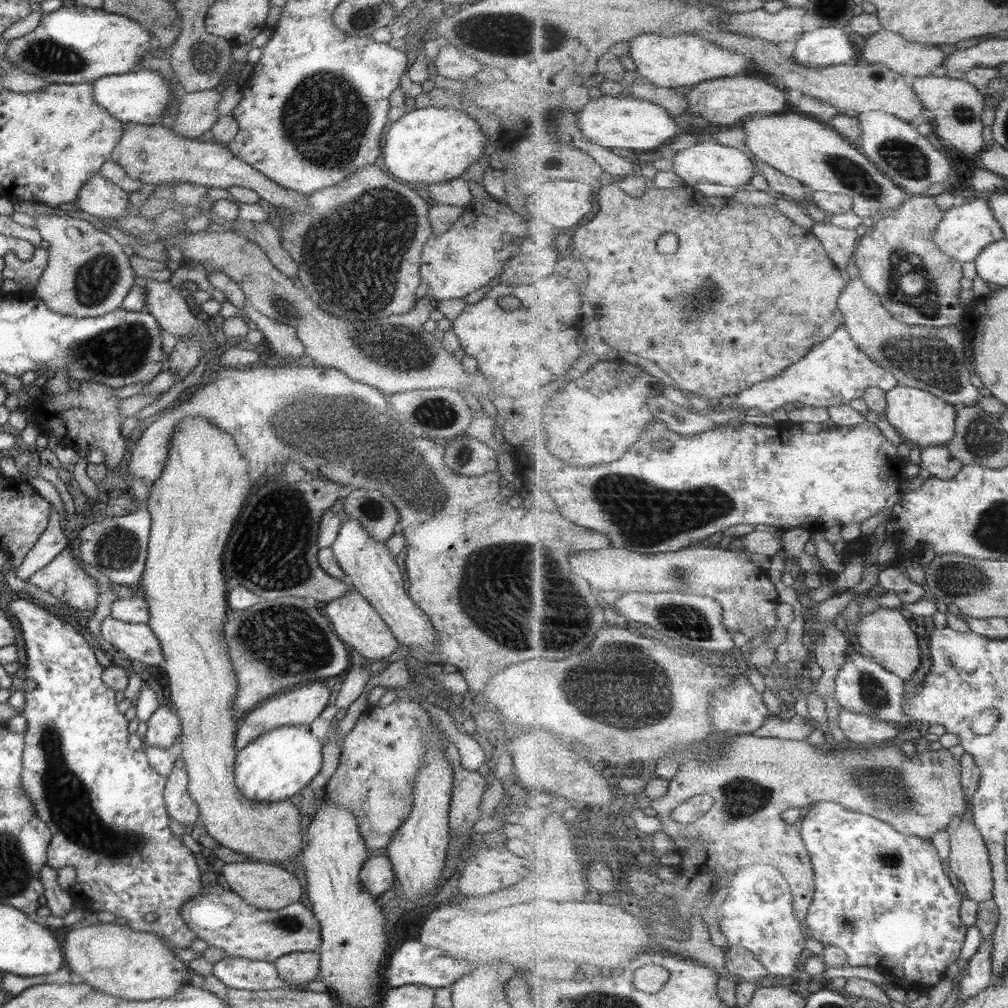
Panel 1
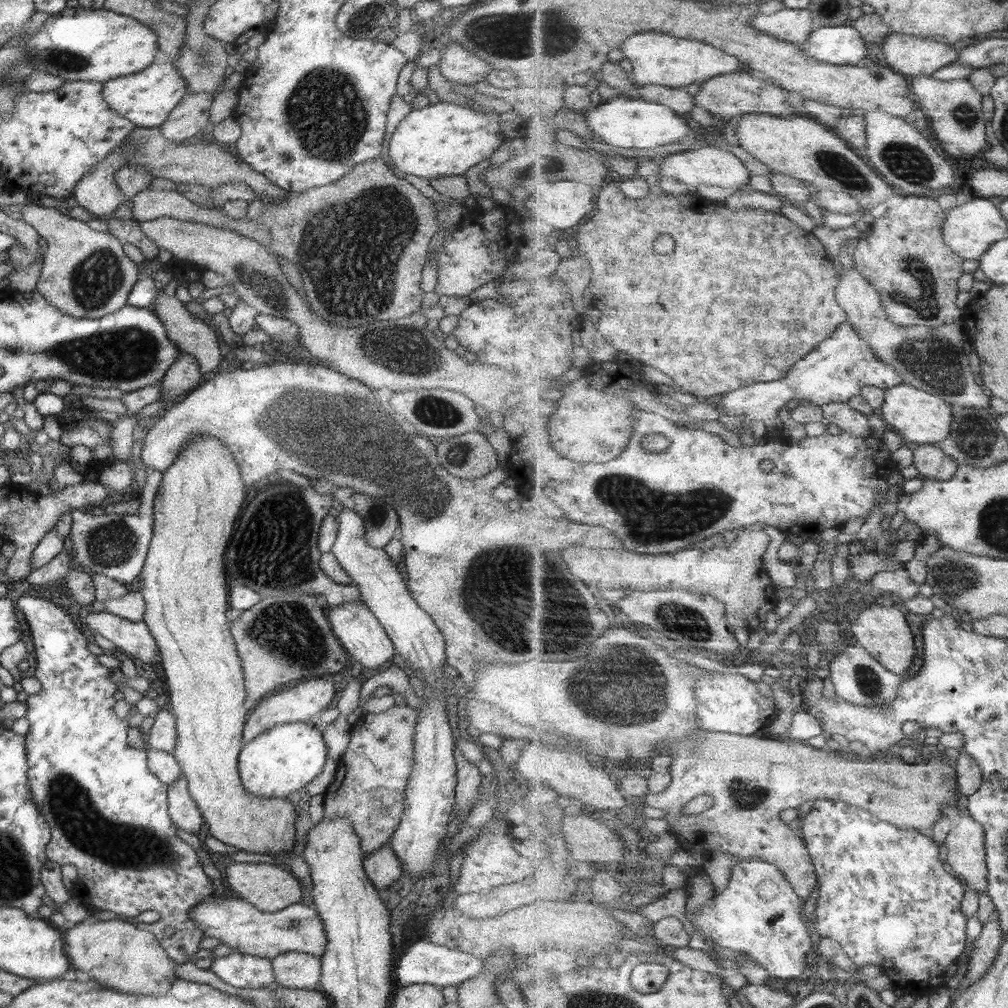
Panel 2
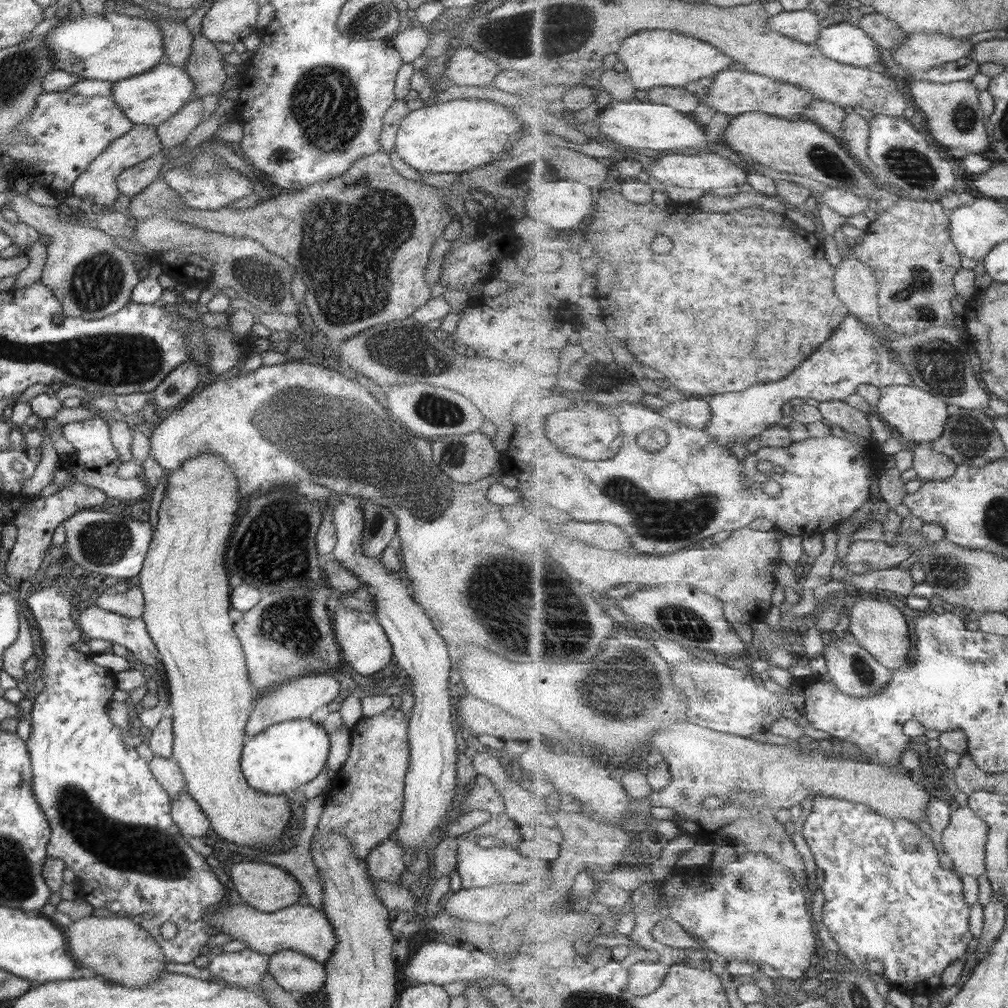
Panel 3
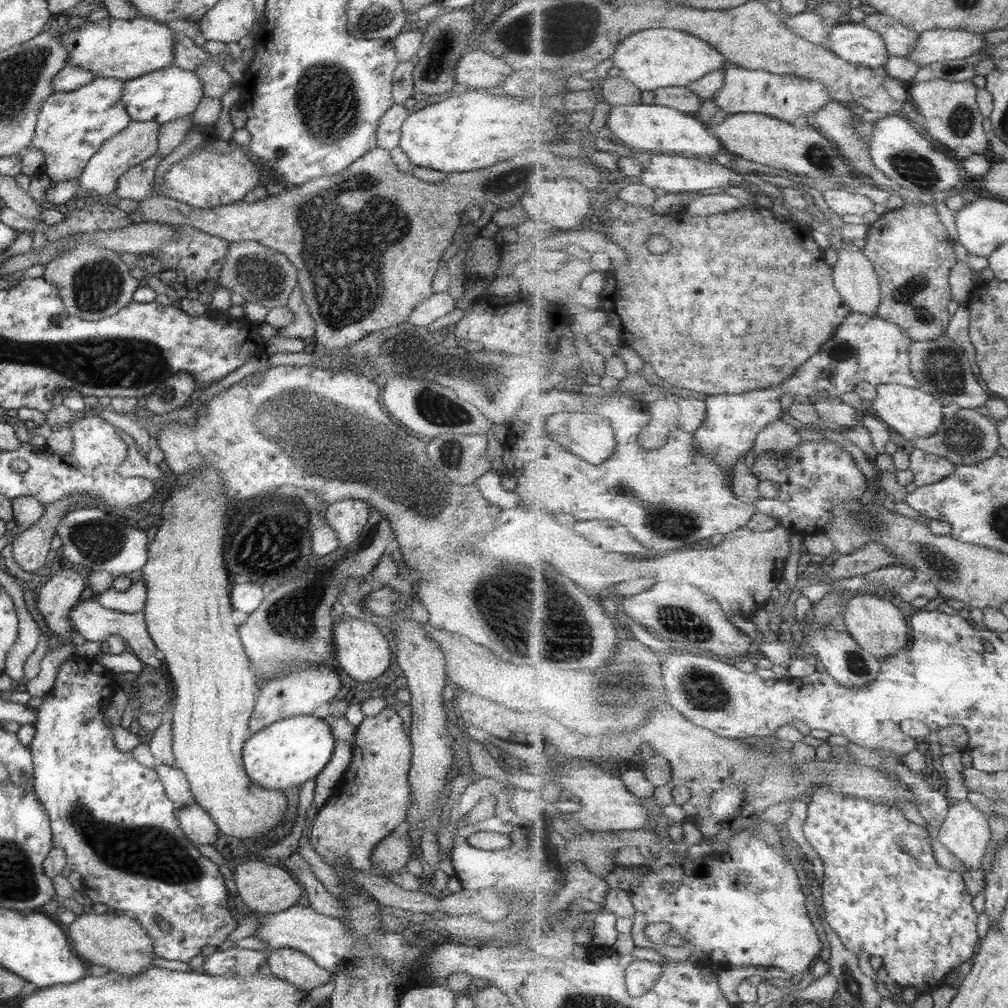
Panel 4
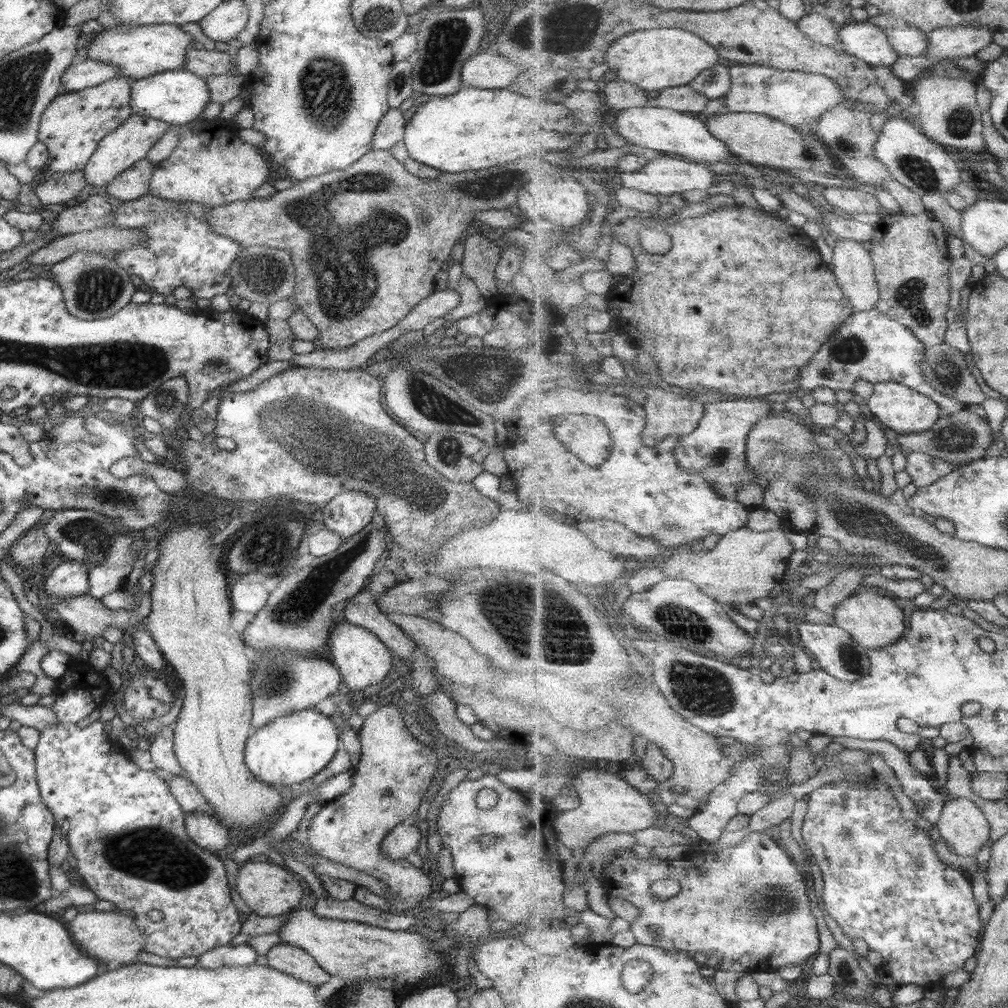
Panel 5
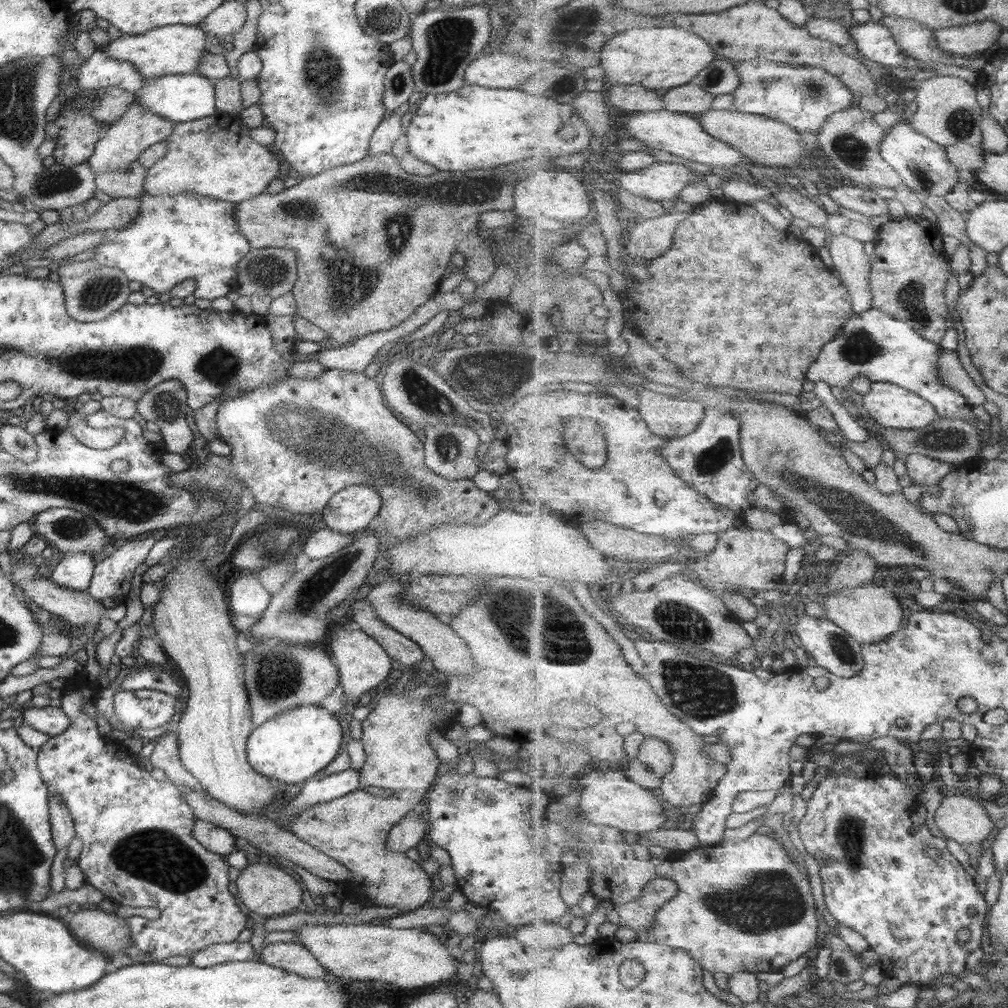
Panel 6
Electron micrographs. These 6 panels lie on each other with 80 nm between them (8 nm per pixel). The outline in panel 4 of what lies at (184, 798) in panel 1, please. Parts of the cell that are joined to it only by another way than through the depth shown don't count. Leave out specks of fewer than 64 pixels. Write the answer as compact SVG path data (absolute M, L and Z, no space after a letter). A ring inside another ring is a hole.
M191 801L175 811L179 828L192 844L213 845L218 840L218 830L197 803Z

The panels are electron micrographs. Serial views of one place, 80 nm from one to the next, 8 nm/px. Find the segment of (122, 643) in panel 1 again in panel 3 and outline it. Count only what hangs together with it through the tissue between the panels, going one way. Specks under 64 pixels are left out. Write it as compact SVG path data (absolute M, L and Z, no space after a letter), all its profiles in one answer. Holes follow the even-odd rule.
M84 604L74 615L85 640L100 638L118 644L136 658L138 665L143 664L148 669L158 662L159 654L141 617L127 618Z

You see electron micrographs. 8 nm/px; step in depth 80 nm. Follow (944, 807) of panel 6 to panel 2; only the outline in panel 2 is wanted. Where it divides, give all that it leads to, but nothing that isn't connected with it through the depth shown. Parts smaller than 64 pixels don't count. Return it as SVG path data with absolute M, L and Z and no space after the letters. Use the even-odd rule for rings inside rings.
M960 813L960 819L945 838L947 862L954 875L977 893L987 891L986 828L971 813Z

